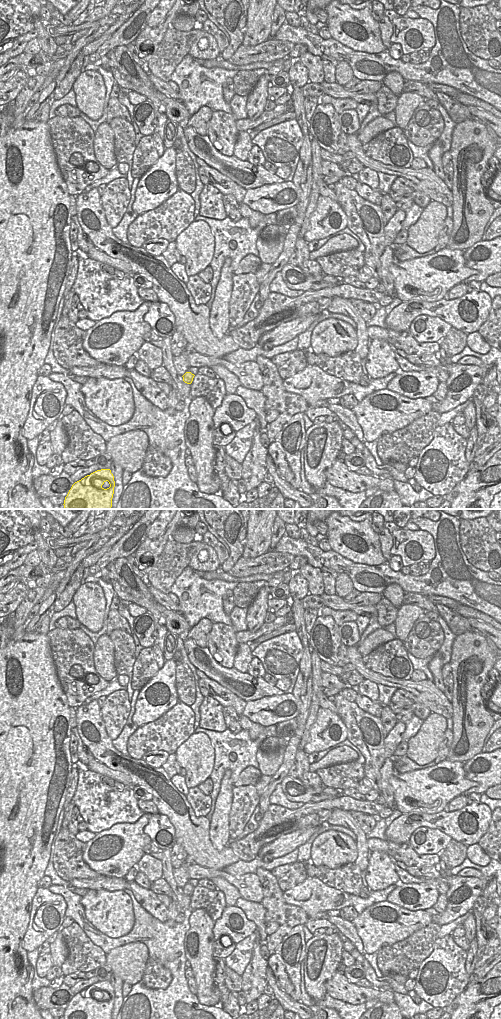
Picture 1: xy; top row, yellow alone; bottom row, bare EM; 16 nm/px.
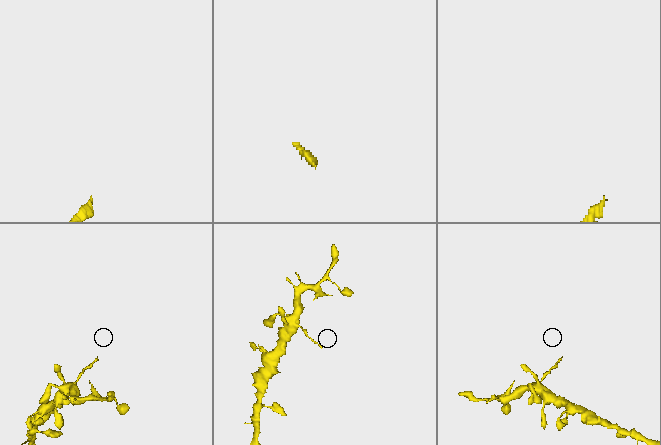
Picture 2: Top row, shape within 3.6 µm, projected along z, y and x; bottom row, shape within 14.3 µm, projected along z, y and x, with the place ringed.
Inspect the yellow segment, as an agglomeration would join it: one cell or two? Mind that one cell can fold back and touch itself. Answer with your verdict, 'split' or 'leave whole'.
split

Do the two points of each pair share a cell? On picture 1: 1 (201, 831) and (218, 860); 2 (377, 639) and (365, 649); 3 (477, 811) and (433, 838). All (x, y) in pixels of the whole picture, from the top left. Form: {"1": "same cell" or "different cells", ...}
{"1": "same cell", "2": "same cell", "3": "different cells"}

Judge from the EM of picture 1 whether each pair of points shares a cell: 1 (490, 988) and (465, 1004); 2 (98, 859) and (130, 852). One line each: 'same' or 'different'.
1: same
2: same

